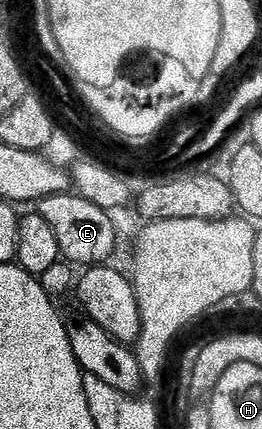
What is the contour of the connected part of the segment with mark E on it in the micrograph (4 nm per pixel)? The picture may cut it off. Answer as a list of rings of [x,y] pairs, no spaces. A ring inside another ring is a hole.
[[[76,192],[55,194],[38,203],[38,212],[54,228],[54,236],[58,236],[61,255],[65,259],[77,262],[80,268],[91,268],[104,264],[116,250],[116,226],[112,223],[113,215],[97,204],[81,197]]]

